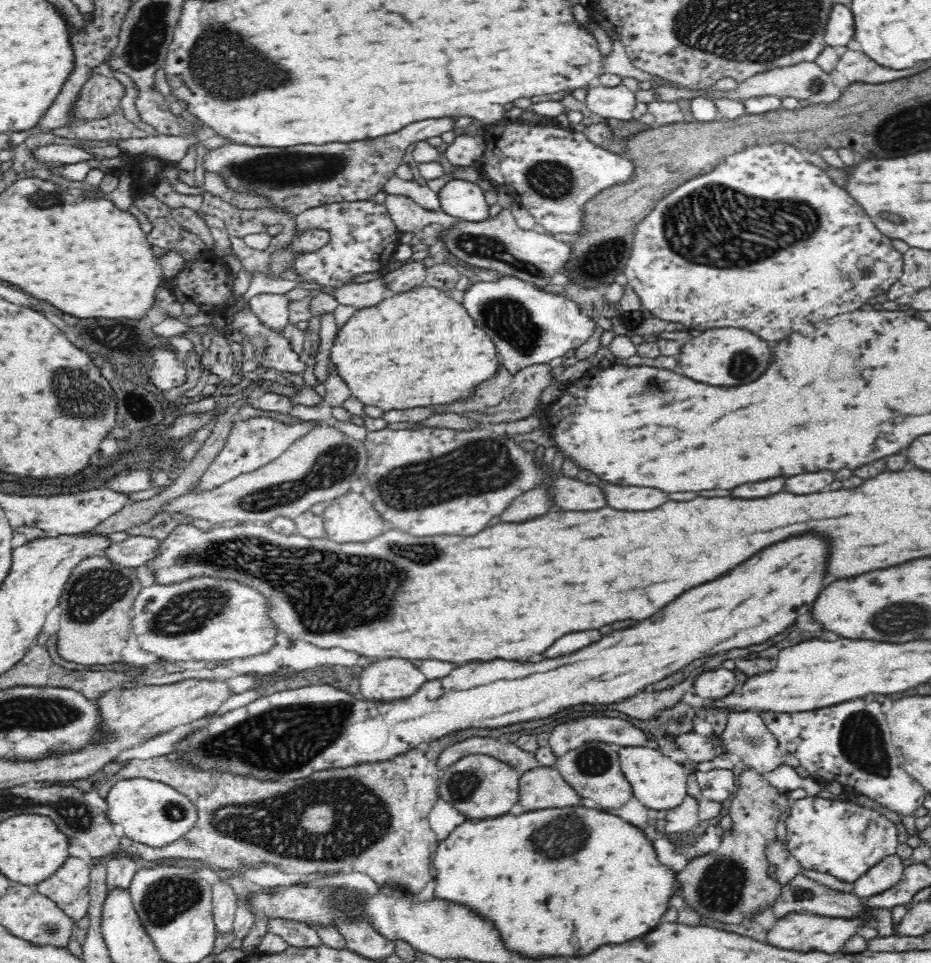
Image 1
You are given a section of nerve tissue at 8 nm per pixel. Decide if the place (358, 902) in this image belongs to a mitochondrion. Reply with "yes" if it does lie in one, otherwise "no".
no

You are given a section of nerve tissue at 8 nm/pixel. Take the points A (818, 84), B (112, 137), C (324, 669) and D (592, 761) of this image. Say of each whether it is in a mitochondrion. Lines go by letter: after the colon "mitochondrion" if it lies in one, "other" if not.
A: mitochondrion
B: other
C: other
D: mitochondrion

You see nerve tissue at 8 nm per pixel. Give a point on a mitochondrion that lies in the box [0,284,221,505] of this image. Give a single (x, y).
(82, 398)

